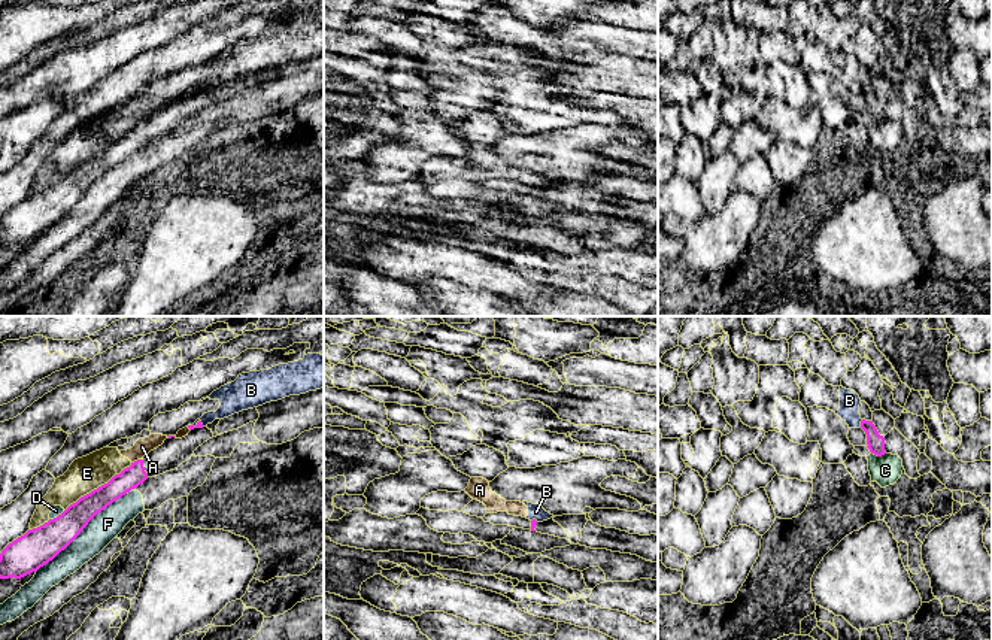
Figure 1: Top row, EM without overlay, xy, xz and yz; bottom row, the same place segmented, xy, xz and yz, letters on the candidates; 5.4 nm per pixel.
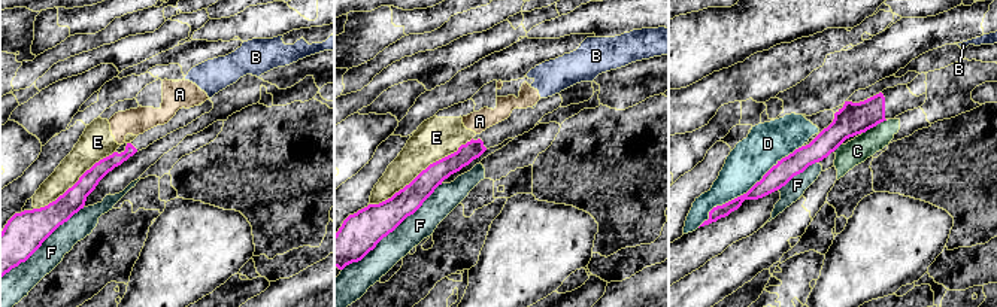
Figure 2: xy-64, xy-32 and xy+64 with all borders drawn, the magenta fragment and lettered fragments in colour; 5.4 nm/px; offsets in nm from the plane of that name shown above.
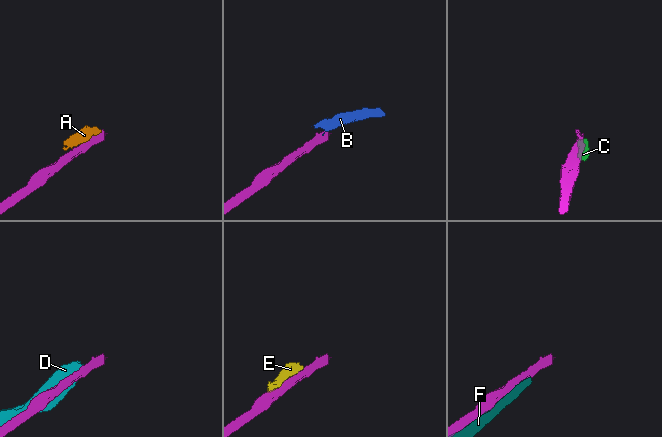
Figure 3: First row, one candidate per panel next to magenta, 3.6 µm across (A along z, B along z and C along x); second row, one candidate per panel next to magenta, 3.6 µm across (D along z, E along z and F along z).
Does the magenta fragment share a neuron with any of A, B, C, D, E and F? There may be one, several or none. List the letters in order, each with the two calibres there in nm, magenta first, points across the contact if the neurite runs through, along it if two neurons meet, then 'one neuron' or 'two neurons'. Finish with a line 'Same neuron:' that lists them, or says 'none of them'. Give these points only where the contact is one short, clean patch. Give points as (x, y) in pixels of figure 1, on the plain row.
A: calibres 120 and 90 nm; two neurons
B: calibres 100 and 110 nm; border yz (862, 85), (859, 93); two neurons
C: calibres 100 and 160 nm; border yz (871, 118), (877, 121), (885, 120); two neurons
D: calibres 200 and 50 nm; two neurons
E: calibres 150 and 190 nm; two neurons
F: calibres 200 and 160 nm; two neurons
Same neuron: none of them

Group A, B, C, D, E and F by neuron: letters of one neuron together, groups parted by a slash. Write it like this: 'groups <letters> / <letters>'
groups A B E / C / D / F

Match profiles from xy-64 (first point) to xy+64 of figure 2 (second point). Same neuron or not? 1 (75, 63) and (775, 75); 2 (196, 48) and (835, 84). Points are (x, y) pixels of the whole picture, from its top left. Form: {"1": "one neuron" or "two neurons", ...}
{"1": "one neuron", "2": "one neuron"}

